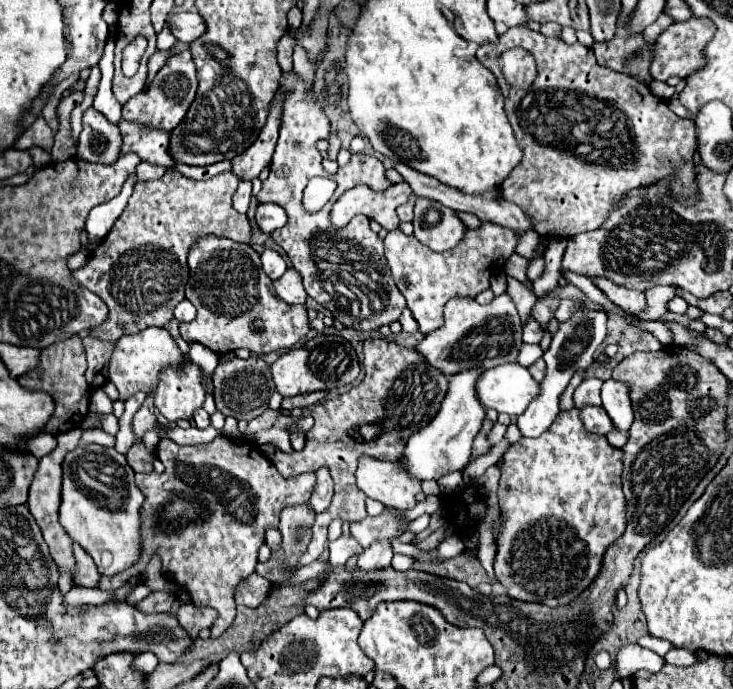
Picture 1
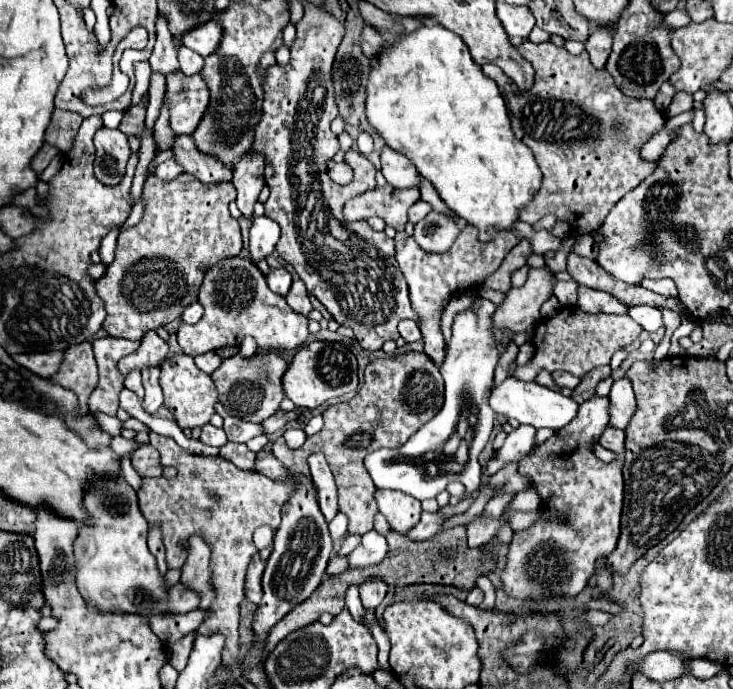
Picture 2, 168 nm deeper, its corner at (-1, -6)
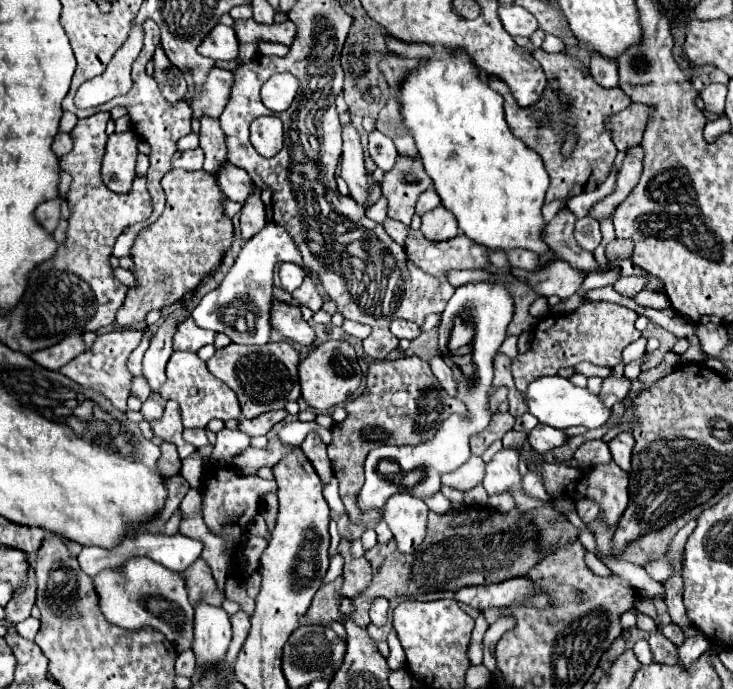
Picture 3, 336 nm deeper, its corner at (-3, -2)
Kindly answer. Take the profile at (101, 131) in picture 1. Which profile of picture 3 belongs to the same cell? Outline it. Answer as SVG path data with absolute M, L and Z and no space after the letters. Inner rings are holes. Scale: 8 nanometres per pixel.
M114 132L108 136L104 162L102 162L102 180L112 192L130 192L134 180L134 162L136 162L136 144L138 136L128 132Z

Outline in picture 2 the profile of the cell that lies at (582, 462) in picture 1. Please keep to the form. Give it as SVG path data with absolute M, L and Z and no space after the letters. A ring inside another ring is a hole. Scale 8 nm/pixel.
M594 396L592 400L580 404L578 416L570 428L550 436L518 464L518 472L534 480L532 488L542 498L542 510L562 512L568 516L568 520L538 522L536 526L514 534L508 564L502 572L506 594L516 598L540 598L548 596L550 592L576 596L594 574L596 558L608 556L616 548L624 500L624 462L618 458L610 464L604 464L592 454L592 438L602 434L610 420L608 404L610 402L606 396Z

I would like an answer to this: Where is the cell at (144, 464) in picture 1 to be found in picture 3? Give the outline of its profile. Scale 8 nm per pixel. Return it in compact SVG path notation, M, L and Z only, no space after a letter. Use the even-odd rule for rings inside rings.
M162 442L160 444L160 460L158 460L158 468L162 476L176 476L180 472L180 458L176 452L176 446L170 442Z

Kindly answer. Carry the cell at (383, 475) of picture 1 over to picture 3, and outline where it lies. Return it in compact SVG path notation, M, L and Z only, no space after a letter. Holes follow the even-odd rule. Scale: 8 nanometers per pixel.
M398 492L386 500L382 514L398 548L406 554L414 552L426 536L428 506L408 492Z

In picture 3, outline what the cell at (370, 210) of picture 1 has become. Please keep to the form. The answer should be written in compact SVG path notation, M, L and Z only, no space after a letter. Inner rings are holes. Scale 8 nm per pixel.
M398 156L396 166L382 180L382 196L388 200L388 216L410 226L418 196L432 184L420 160Z

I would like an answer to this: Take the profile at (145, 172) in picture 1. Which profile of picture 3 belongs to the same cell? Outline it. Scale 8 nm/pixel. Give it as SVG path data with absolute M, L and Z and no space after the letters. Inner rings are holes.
M194 148L194 150L186 150L186 152L176 152L176 156L172 156L172 168L202 170L202 164L204 164L202 148Z

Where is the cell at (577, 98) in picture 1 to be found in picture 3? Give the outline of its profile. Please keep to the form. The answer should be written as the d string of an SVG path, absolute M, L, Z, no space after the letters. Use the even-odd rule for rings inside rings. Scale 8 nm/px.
M542 48L534 50L532 56L542 64L546 78L548 78L548 84L546 84L538 104L520 108L520 106L516 106L512 92L508 92L508 86L502 80L496 80L494 76L490 76L488 84L492 90L496 90L498 94L504 96L504 114L506 114L506 122L508 122L512 134L516 138L520 138L528 148L536 150L542 156L544 166L550 176L550 188L546 192L544 202L550 204L554 200L568 200L568 198L580 194L586 188L586 184L600 186L606 180L606 176L612 170L618 150L612 144L610 132L604 126L604 118L628 108L632 104L632 100L630 100L630 96L626 96L626 92L620 86L600 88L600 84L596 84L596 80L592 80L592 76L588 76L588 68L576 56L568 56L566 52L548 54ZM552 82L558 82L560 88L552 90ZM562 98L568 98L570 106L564 104ZM570 130L576 134L576 146L570 156L564 156L562 146L564 146L564 138L568 138Z

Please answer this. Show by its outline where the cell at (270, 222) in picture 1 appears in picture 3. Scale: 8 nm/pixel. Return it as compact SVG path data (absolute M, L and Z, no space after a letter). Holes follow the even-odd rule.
M268 222L256 236L252 236L242 246L234 266L230 268L222 284L214 292L208 292L190 312L190 316L200 328L224 332L236 344L266 344L270 340L270 330L272 330L268 322L270 302L274 300L272 272L278 262L294 262L303 268L307 275L309 274L288 232L274 222Z

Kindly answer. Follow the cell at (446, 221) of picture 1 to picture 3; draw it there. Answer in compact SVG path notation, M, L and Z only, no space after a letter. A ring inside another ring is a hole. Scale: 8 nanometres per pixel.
M440 204L432 212L426 212L422 216L420 230L422 230L424 238L428 238L432 242L442 242L442 240L450 240L458 234L458 224L456 224L456 218L452 216L452 212L448 212Z

